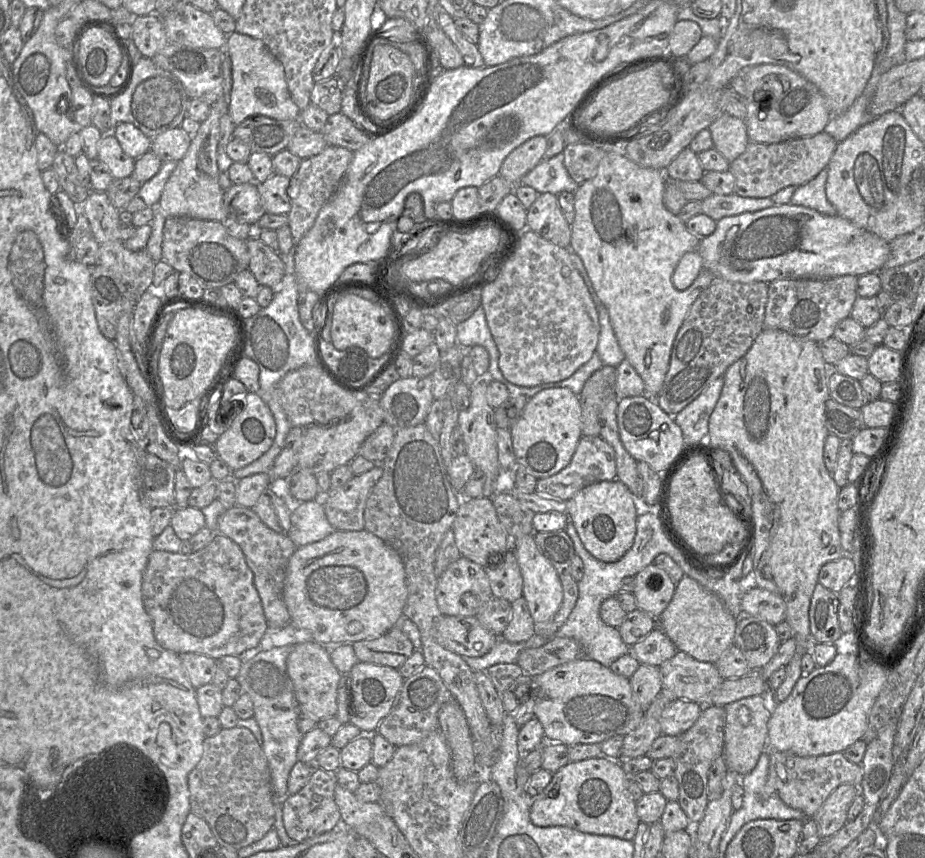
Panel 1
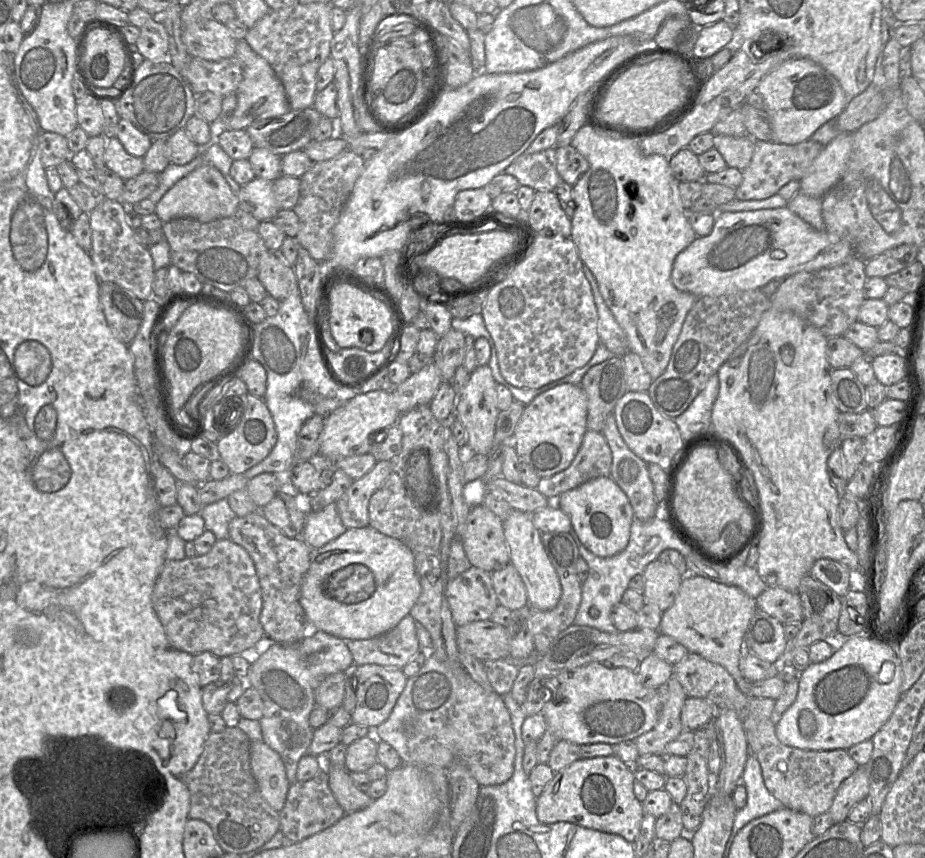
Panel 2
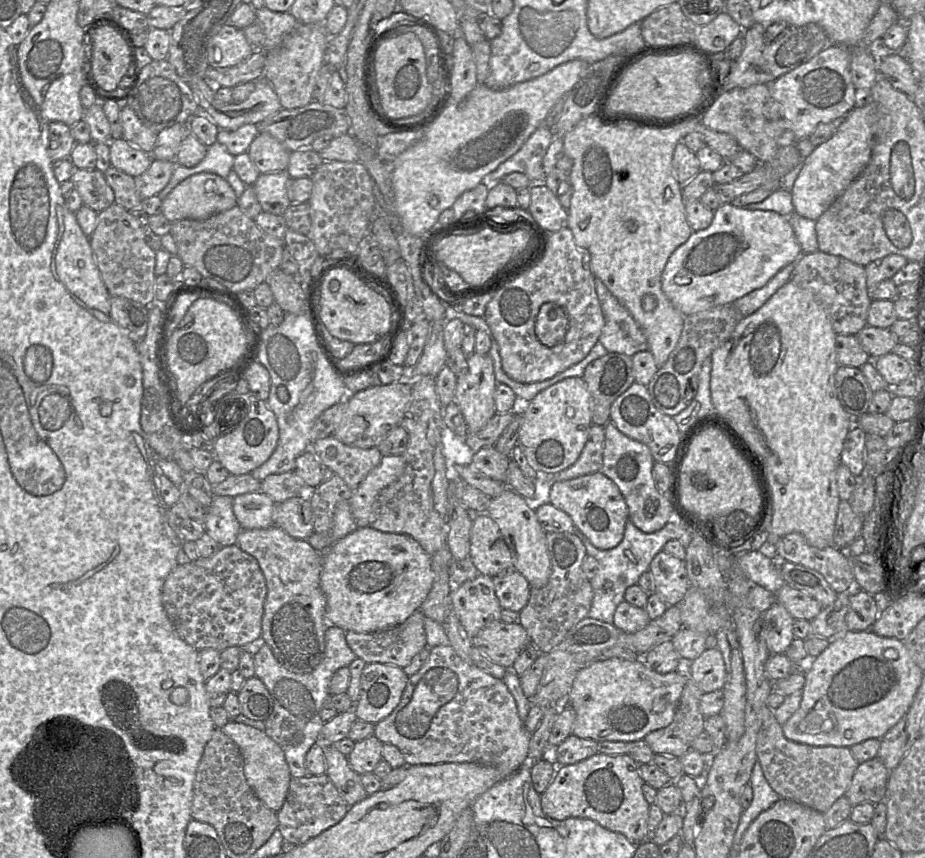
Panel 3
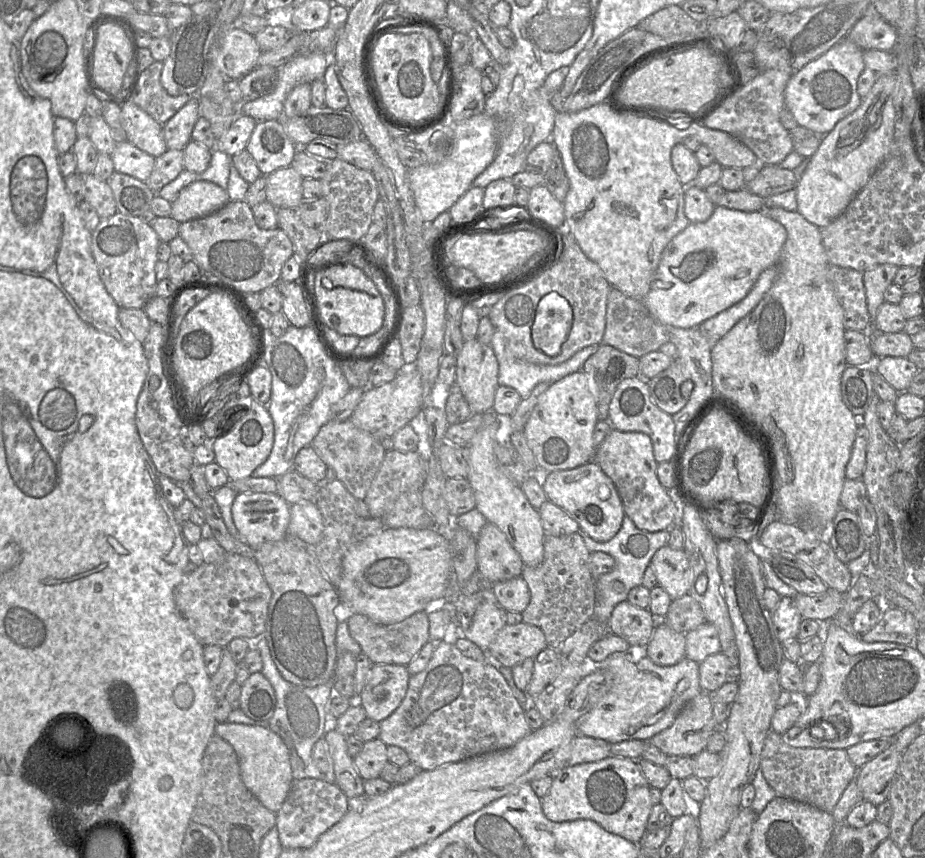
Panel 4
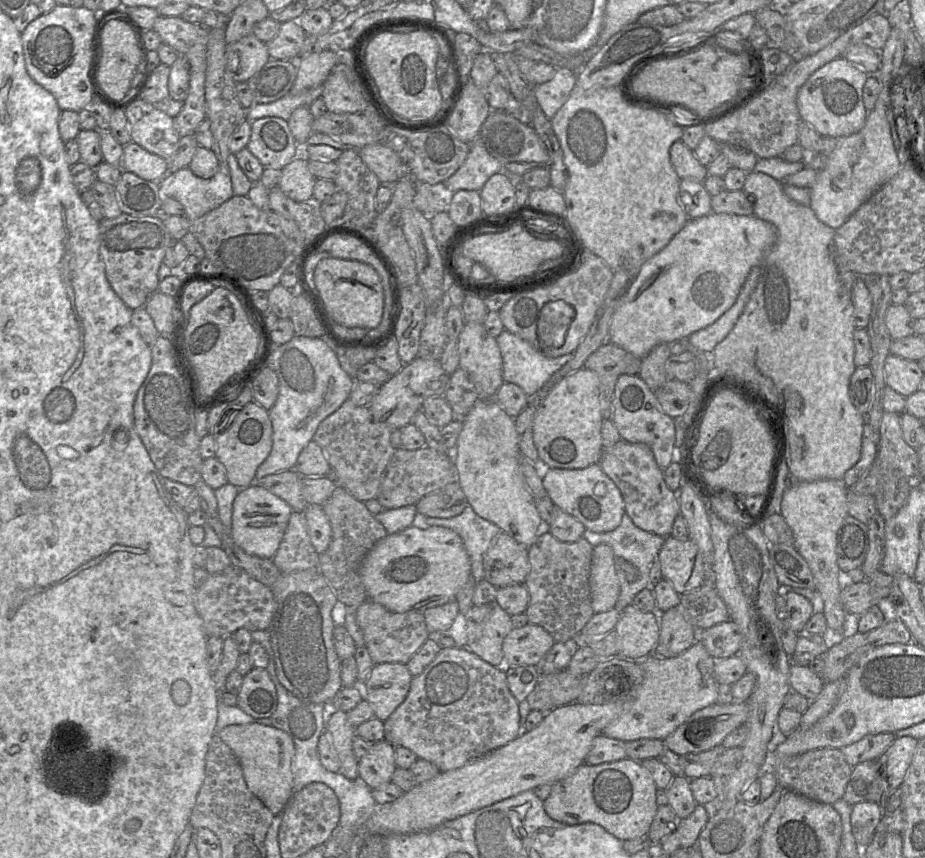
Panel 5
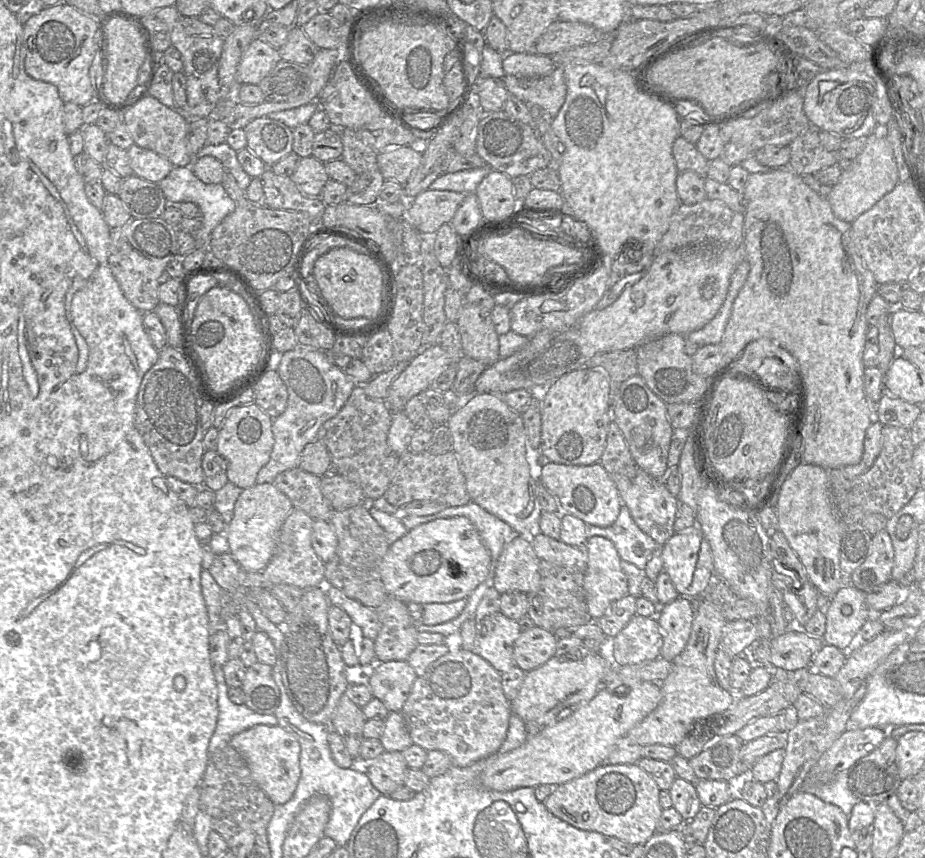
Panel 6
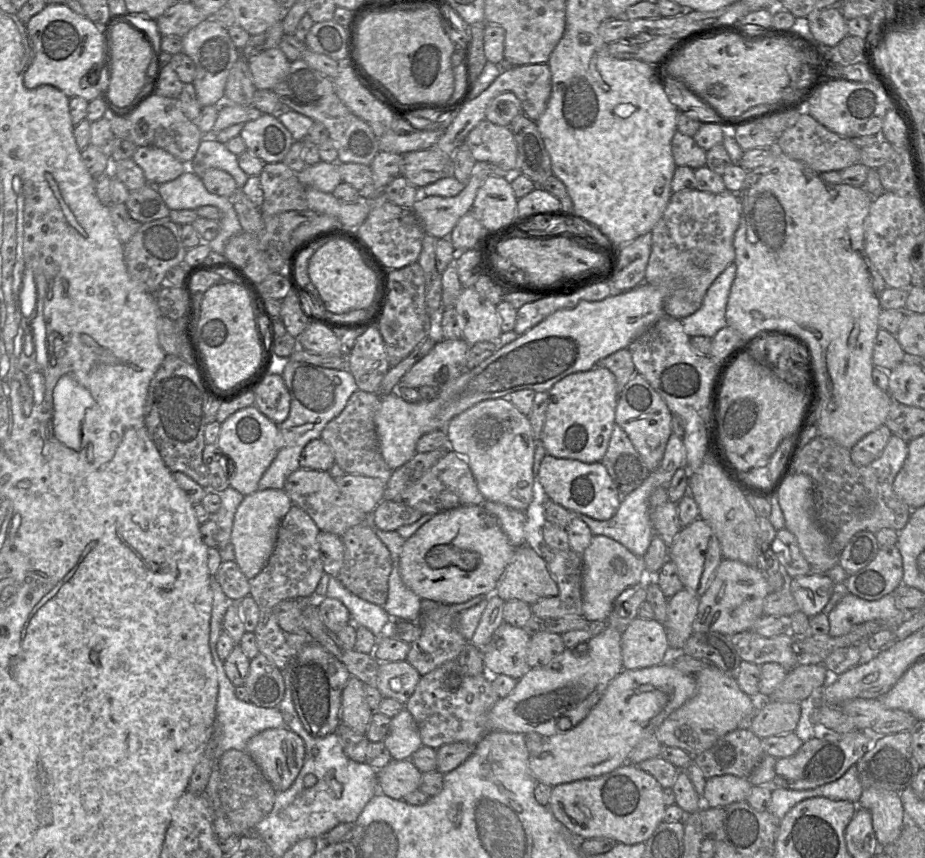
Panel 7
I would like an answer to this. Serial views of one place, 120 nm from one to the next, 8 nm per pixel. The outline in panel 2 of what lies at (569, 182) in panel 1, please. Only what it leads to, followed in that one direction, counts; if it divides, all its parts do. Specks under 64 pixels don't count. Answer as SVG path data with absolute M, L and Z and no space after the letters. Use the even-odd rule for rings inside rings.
M556 148L518 156L502 173L514 176L522 186L535 191L554 191L563 181L557 172Z

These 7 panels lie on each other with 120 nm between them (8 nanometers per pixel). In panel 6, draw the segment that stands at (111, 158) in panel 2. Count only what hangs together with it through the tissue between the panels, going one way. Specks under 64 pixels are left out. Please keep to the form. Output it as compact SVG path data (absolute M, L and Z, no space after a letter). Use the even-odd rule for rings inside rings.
M133 144L127 150L134 175L153 183L159 183L174 168L165 157L156 152Z

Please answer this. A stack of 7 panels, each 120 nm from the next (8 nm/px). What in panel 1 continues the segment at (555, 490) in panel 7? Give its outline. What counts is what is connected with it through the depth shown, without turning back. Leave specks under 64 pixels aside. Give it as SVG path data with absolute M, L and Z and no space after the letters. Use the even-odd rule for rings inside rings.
M608 480L590 484L567 502L569 519L585 549L596 559L613 563L620 560L632 547L636 535L637 514L633 494L621 481Z

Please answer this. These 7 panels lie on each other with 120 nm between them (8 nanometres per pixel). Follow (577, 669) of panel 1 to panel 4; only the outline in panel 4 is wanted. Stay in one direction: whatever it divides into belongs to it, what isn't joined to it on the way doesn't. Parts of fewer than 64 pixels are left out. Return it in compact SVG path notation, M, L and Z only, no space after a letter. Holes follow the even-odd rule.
M630 649L630 651L627 653L614 653L601 663L591 666L600 666L601 668L610 671L613 676L612 686L610 690L599 700L599 702L588 713L581 716L575 723L579 735L599 738L609 742L610 744L615 744L626 740L649 741L656 734L668 729L673 724L677 715L684 708L684 706L702 691L699 678L699 663L687 657L683 658L679 663L672 666L659 666L642 652L637 652L637 650Z

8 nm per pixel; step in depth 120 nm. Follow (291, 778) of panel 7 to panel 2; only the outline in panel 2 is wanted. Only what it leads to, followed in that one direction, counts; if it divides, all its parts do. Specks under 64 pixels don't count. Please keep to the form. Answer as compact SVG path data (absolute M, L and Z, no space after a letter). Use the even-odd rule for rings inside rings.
M263 740L250 741L250 764L261 795L279 812L285 805L290 787L280 755Z

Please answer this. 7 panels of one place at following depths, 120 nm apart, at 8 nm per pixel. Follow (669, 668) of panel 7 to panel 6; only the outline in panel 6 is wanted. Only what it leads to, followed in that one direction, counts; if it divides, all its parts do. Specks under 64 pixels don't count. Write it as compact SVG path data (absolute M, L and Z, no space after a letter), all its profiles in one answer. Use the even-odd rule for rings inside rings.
M618 678L629 689L625 696L600 687L596 695L574 712L565 708L555 723L542 727L533 738L507 753L495 753L485 760L480 775L482 785L490 790L507 792L521 787L538 785L558 786L594 770L606 760L614 744L659 704L662 698L660 683L637 678Z

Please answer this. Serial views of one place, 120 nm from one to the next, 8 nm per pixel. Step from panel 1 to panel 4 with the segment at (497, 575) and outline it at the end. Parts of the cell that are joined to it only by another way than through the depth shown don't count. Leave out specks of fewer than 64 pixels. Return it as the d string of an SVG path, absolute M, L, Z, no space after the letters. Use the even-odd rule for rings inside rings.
M522 576L494 583L492 589L507 612L522 613L530 603L531 592Z

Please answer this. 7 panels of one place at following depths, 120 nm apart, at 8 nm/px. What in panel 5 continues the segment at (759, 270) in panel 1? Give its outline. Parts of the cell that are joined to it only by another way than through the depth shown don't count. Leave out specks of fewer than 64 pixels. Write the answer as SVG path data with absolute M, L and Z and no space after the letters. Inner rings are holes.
M710 212L688 219L668 245L642 265L613 314L608 342L642 359L661 343L687 340L692 333L713 324L734 305L751 268L760 265L764 253L775 241L776 227L755 215Z

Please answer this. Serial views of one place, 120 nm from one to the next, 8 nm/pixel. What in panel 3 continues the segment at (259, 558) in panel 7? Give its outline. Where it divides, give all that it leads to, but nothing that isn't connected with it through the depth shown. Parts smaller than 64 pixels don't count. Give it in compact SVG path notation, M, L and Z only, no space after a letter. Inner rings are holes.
M263 492L242 494L233 499L233 512L243 529L266 529L274 525L274 501Z

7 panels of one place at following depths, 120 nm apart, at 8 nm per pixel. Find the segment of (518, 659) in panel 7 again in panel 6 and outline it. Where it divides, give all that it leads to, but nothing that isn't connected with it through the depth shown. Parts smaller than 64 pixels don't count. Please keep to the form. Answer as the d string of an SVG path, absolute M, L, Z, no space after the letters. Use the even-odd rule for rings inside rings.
M500 611L477 622L477 634L471 652L480 655L500 673L515 666L513 647L521 633L517 621Z

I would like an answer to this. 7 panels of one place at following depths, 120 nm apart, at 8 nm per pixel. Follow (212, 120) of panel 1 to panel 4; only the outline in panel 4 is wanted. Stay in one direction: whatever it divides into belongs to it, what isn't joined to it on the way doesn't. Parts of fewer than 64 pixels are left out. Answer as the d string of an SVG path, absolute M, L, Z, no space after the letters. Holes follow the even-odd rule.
M199 180L184 187L172 202L171 217L179 223L211 215L230 201L227 190Z

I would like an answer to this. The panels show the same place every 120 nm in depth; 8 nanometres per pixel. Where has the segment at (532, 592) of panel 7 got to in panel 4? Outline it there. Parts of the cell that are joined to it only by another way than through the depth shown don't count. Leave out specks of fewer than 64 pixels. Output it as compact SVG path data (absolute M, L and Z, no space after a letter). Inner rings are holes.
M487 522L476 543L477 567L492 584L521 576L524 563L496 525Z

